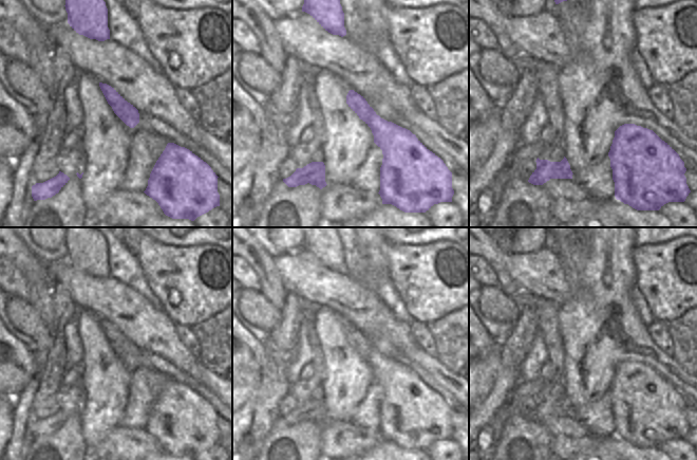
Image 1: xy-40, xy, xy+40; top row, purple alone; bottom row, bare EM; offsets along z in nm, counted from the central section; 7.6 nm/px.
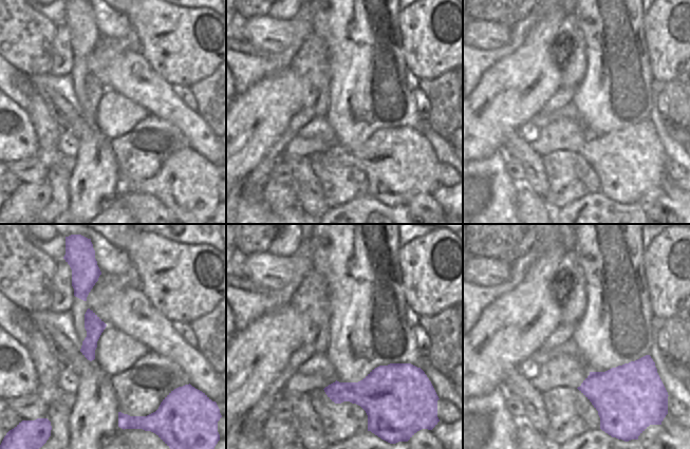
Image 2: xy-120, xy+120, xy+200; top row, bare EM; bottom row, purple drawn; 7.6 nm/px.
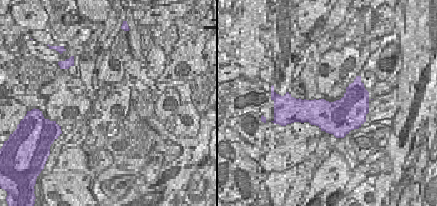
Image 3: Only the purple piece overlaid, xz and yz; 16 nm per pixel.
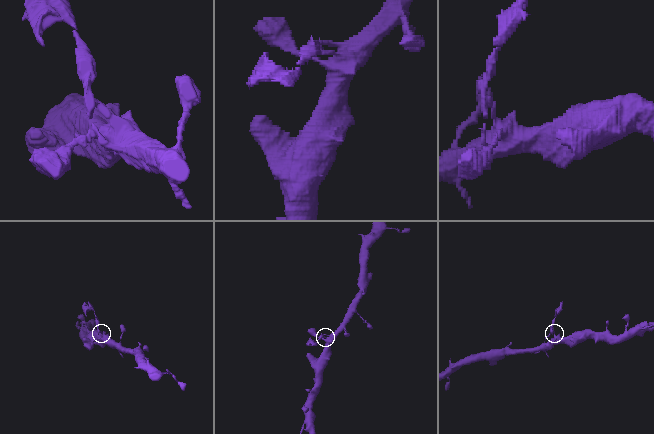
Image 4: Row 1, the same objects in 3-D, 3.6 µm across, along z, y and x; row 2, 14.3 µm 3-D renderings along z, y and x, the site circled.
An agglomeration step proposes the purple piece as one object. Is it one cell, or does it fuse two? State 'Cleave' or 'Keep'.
Keep

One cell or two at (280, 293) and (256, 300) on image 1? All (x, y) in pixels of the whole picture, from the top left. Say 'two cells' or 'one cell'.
two cells

